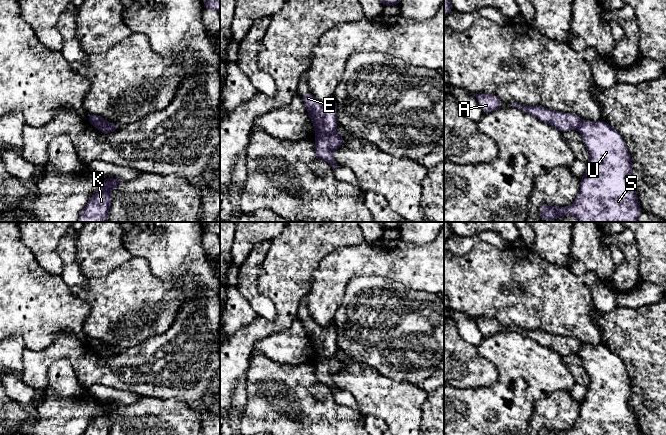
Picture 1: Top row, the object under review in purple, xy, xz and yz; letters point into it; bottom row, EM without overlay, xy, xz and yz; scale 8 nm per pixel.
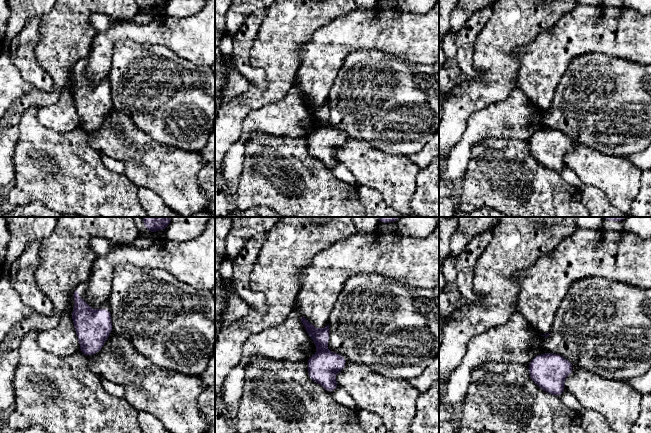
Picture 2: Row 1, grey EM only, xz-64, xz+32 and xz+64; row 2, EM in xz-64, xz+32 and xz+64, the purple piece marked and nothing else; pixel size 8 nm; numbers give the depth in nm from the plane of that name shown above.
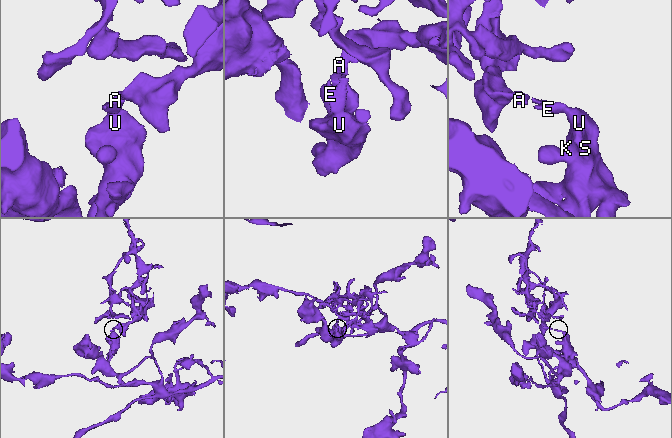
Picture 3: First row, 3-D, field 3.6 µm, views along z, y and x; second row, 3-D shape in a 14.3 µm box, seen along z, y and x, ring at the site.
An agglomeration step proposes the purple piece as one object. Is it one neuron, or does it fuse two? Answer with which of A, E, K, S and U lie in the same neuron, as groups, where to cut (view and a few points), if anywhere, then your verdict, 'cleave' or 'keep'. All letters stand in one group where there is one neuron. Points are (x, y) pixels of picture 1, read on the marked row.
A E K S U | no cut | keep

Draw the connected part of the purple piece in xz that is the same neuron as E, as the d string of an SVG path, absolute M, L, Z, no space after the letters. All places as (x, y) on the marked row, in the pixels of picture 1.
M309 91L302 95L307 113L315 130L315 154L331 165L338 164L334 158L334 150L343 146L344 139L337 132L337 105L335 98L323 103L317 100Z

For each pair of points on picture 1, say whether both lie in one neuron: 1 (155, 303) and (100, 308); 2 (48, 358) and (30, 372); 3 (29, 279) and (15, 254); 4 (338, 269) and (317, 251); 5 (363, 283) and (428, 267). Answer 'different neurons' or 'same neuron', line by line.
1: same neuron
2: same neuron
3: same neuron
4: different neurons
5: different neurons

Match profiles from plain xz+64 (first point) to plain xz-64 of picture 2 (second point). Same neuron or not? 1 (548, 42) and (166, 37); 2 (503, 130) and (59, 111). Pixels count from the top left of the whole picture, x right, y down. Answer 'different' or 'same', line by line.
1: same
2: same

